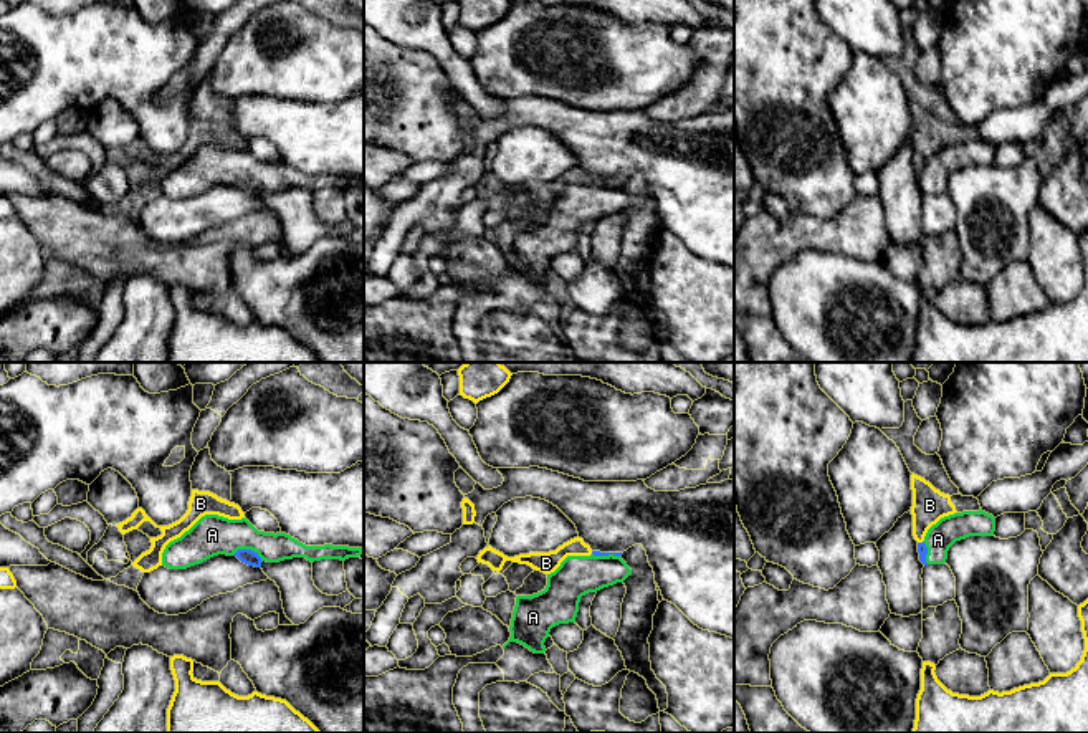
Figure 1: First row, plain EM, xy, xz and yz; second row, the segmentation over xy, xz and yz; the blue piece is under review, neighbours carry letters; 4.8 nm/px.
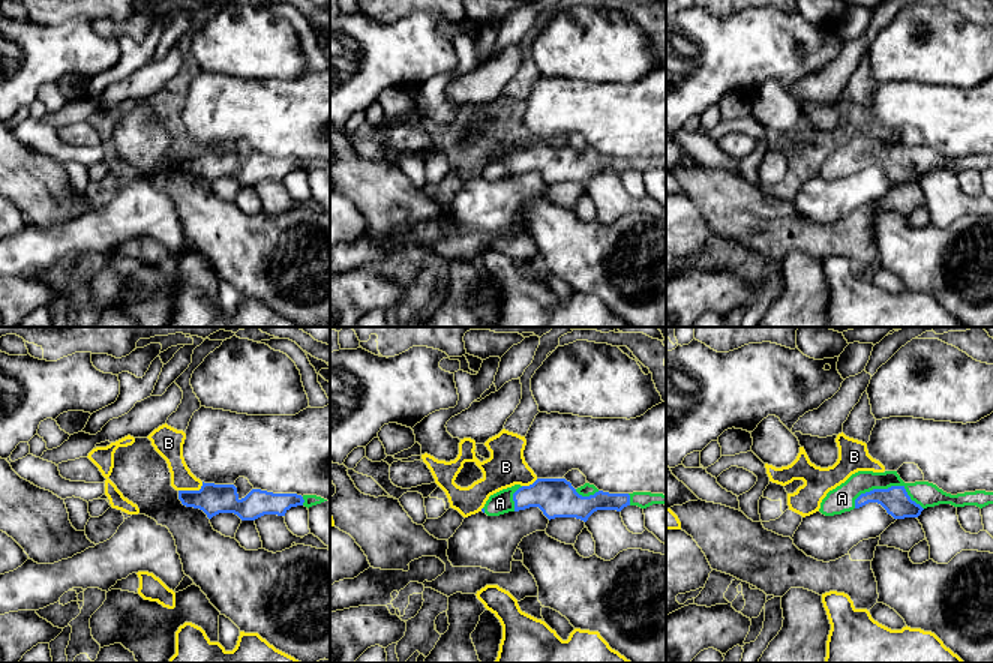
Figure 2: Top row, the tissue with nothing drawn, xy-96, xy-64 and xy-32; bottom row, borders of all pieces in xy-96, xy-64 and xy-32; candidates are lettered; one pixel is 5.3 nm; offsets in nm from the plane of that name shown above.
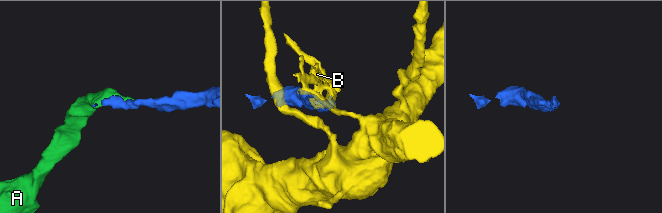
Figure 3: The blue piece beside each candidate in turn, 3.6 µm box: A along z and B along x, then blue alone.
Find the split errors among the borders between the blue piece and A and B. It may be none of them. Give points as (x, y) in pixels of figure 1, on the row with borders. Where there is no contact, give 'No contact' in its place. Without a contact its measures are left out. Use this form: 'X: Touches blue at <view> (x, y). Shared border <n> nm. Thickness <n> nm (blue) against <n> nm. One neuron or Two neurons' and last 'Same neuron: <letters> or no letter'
A: Touches blue at xy (248, 550). Shared border 160 nm. Thickness 70 nm (blue) against 200 nm. One neuron
B: Touches blue at yz (920, 543). Shared border 40 nm. Thickness 50 nm (blue) against 170 nm. Two neurons
Same neuron: A

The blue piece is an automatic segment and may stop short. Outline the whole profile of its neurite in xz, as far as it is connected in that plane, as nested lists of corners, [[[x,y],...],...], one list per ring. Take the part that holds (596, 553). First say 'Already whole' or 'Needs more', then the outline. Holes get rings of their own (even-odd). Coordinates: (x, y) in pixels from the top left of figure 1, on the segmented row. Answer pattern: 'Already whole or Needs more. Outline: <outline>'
Needs more. Outline: [[[592,551],[590,556],[567,556],[547,574],[544,591],[516,597],[511,637],[503,649],[518,642],[534,654],[544,654],[551,629],[575,622],[582,596],[623,582],[632,574],[622,554]]]

